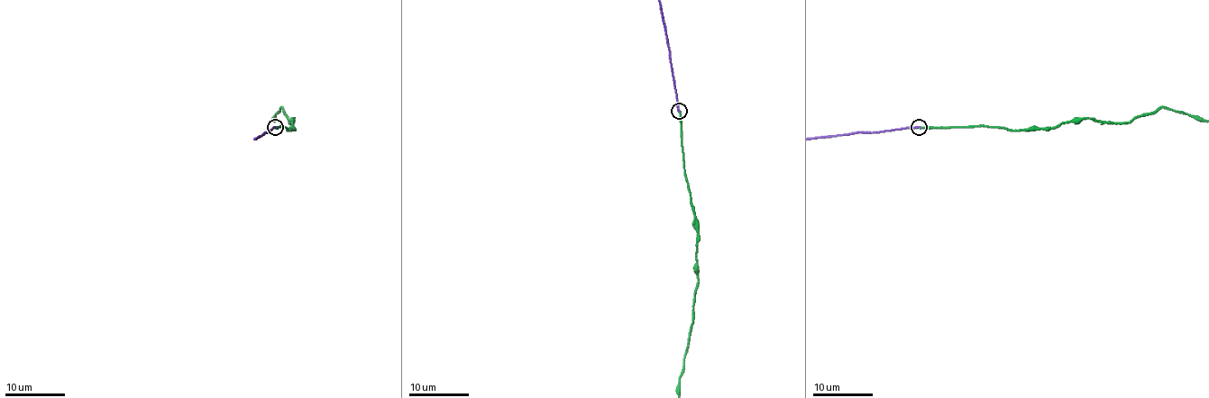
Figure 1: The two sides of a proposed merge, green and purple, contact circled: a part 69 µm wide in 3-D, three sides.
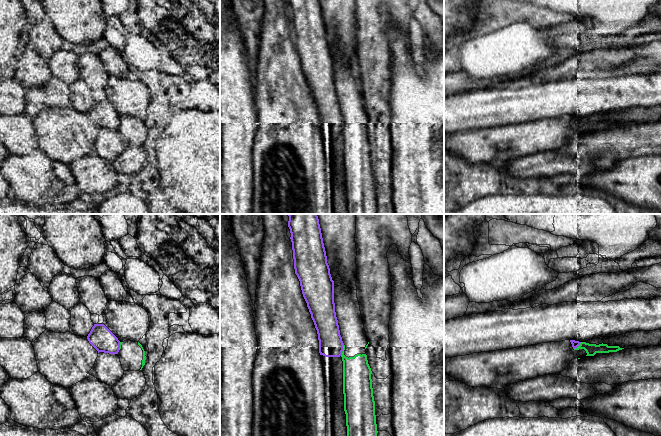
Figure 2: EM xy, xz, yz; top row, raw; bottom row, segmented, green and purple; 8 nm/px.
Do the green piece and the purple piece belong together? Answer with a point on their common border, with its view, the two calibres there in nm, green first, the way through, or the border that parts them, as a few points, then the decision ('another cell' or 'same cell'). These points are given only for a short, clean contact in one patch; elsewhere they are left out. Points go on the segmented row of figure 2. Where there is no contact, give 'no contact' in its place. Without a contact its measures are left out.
meets green in xz at (343, 350); 220 nm thick on the green side, 190 nm on the other; another cell

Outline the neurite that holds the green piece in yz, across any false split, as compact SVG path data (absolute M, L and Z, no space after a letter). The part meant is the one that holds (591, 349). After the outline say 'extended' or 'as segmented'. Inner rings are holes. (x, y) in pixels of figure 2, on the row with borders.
M570 340L561 342L541 343L537 345L517 347L513 349L503 349L497 351L473 353L465 356L457 356L444 359L444 372L449 376L462 381L470 387L489 387L502 389L513 383L518 383L526 379L532 379L539 376L561 373L575 358L584 358L586 356L594 356L596 353L617 352L624 348L619 346L608 346L607 344L589 344L581 342L577 348L573 348Z | extended

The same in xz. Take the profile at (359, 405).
M339 275L335 277L334 281L334 303L340 335L344 343L341 357L343 361L343 394L347 436L377 436L372 371L366 355L369 342L364 330L357 290L346 286Z | extended

